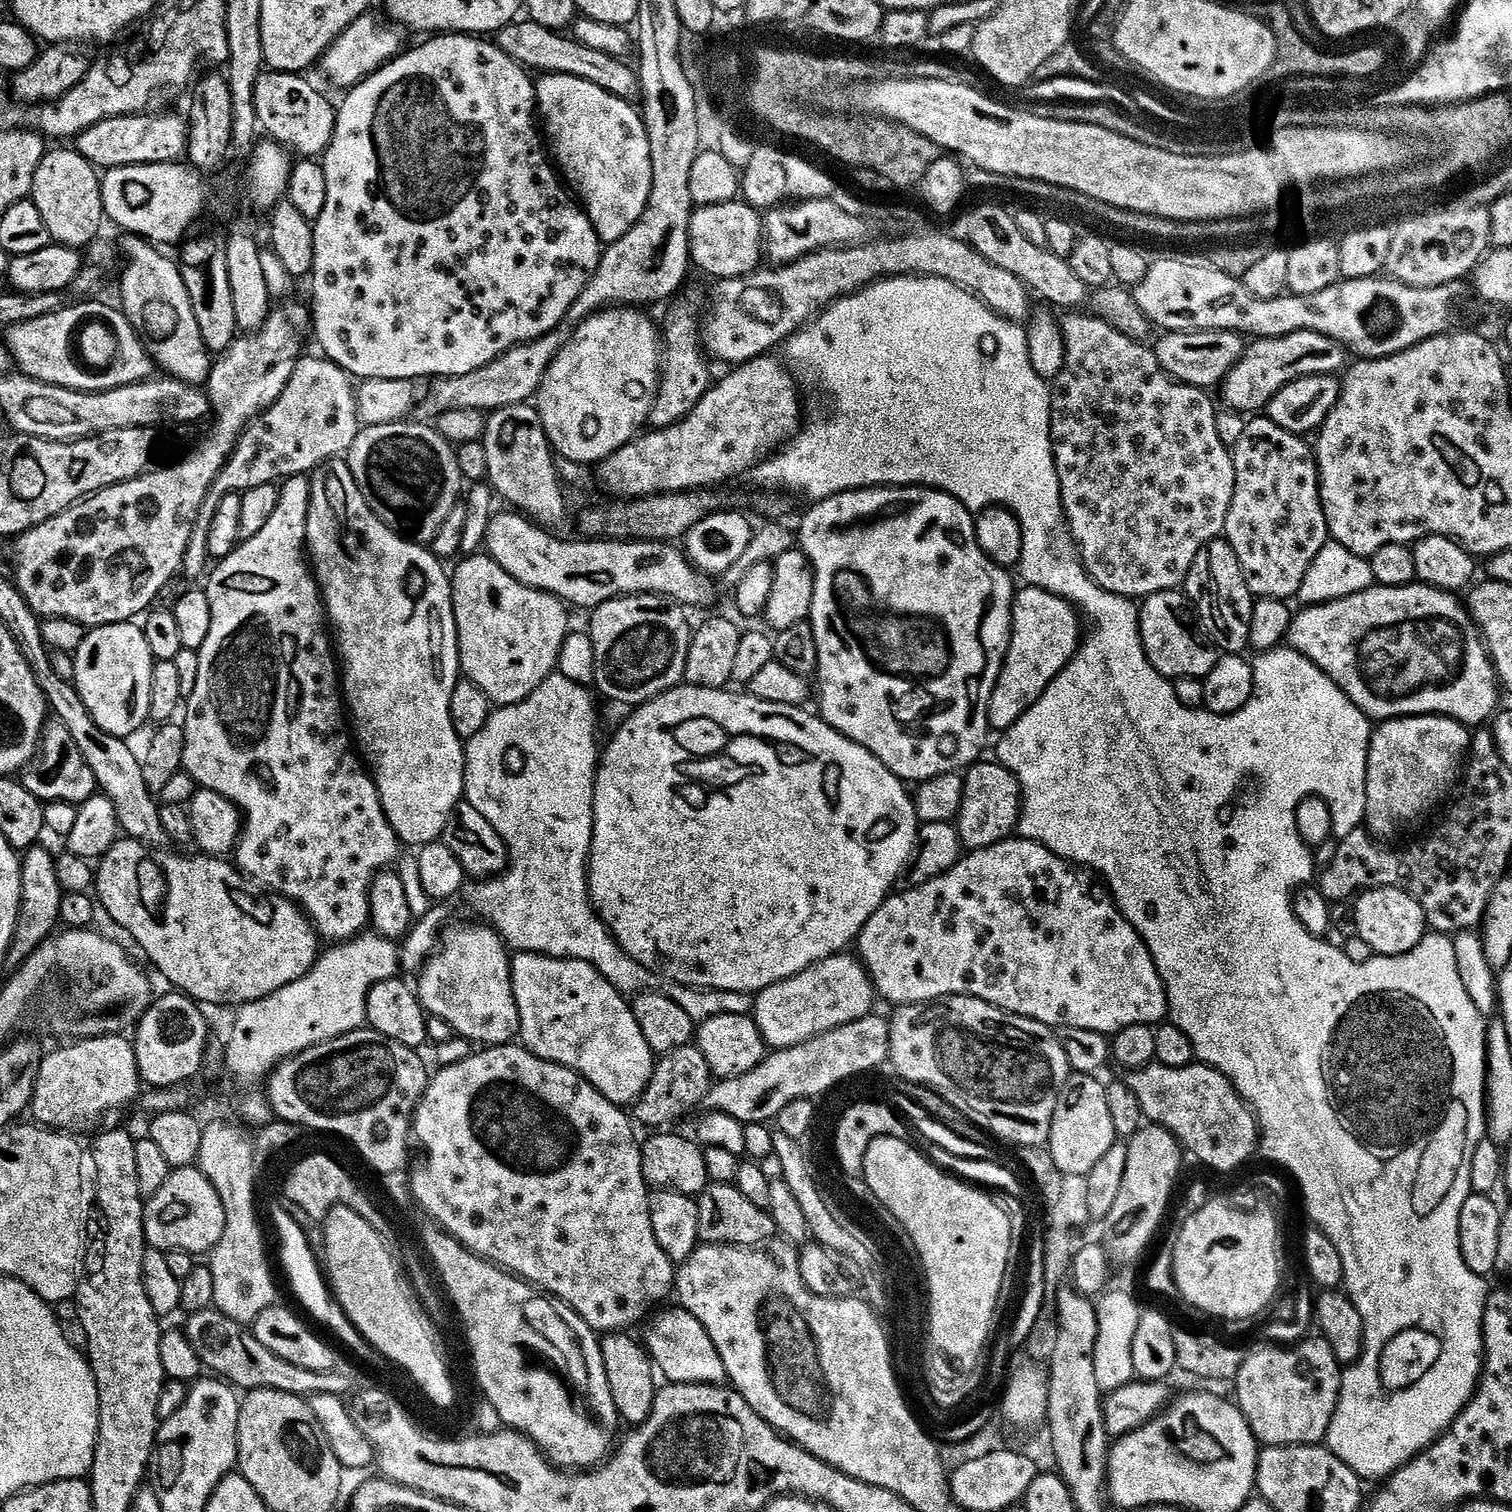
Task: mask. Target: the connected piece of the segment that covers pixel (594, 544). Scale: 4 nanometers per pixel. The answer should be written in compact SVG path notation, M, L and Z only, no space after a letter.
M507 511L501 516L500 513L493 515L489 523L487 555L518 582L540 592L549 592L573 609L591 610L619 596L651 595L667 596L669 600L692 609L710 603L718 591L713 577L694 568L675 543L643 538L559 540L548 533L551 531L547 527L533 522L519 511Z

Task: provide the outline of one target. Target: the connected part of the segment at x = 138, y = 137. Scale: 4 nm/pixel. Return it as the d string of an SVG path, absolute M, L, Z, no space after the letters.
M137 114L106 118L75 137L75 151L85 156L100 170L135 164L170 164L179 161L188 150L187 119L183 115L152 115Z

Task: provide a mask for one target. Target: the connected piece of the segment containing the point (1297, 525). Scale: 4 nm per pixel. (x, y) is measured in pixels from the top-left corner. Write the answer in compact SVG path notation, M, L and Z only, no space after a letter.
M1260 414L1245 423L1242 438L1231 449L1236 481L1222 536L1234 554L1238 554L1246 586L1256 598L1291 601L1299 597L1306 570L1310 570L1314 558L1318 558L1330 540L1326 514L1320 501L1320 470L1316 453L1313 445L1306 441L1303 435L1287 432L1268 419L1267 415Z

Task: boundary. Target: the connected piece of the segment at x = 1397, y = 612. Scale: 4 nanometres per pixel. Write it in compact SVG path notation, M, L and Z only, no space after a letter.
M1414 583L1407 584L1401 588L1382 588L1379 586L1373 586L1367 588L1364 592L1359 592L1353 596L1347 596L1341 600L1331 600L1328 604L1313 604L1311 606L1305 607L1303 610L1297 611L1292 618L1292 625L1288 631L1287 643L1295 650L1295 652L1301 652L1306 658L1310 658L1314 662L1314 666L1319 668L1331 678L1332 681L1337 684L1340 689L1344 691L1345 694L1351 698L1357 706L1359 706L1363 711L1364 715L1371 718L1376 722L1383 722L1385 720L1399 720L1402 716L1448 716L1452 720L1457 720L1459 724L1465 726L1473 726L1472 724L1480 724L1485 720L1485 722L1491 721L1493 719L1494 713L1497 711L1496 708L1496 688L1498 692L1498 681L1496 678L1496 667L1492 665L1492 658L1488 654L1488 645L1484 643L1484 637L1480 635L1480 627L1474 623L1472 616L1468 613L1465 601L1461 599L1459 595L1443 592L1441 588L1431 588L1428 584Z

